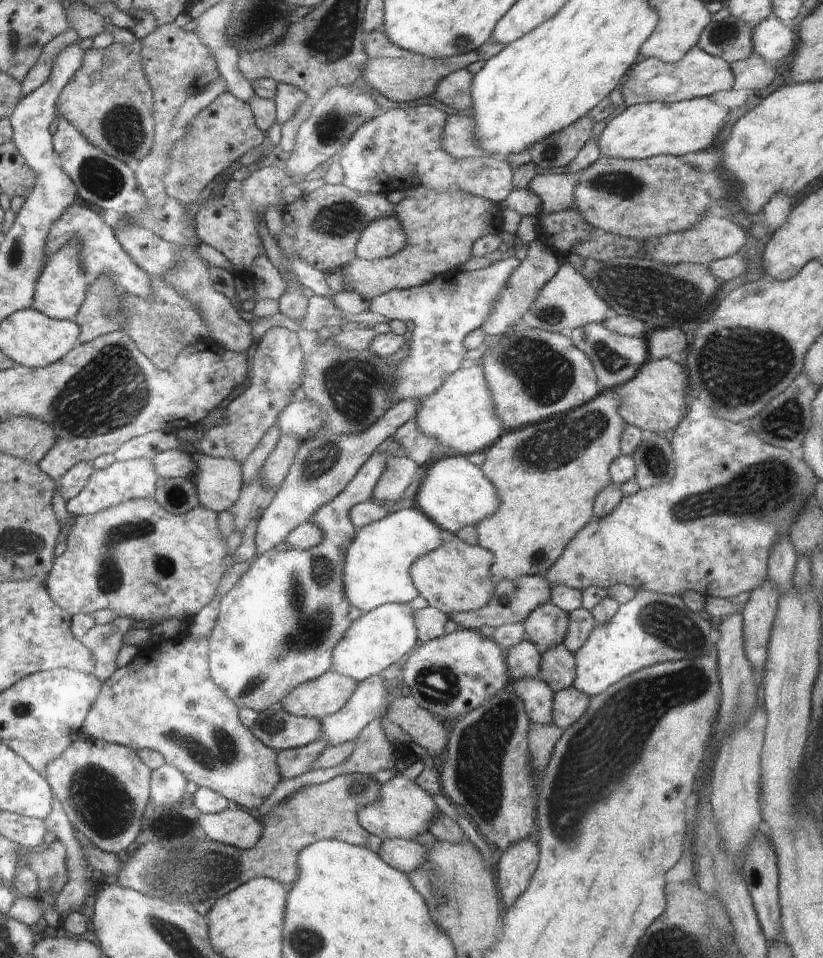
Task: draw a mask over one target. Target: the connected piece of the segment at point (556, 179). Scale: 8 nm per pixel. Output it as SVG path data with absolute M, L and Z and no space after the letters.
M556 172L556 174L537 174L529 184L529 191L536 194L542 202L543 208L538 217L537 238L542 230L540 220L544 214L564 212L574 204L574 194L571 187L573 179L569 178L568 172Z

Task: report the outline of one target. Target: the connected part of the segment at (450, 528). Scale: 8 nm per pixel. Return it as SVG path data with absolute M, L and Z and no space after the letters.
M452 453L425 467L426 476L418 488L413 503L447 535L456 535L464 526L476 524L478 520L482 520L484 516L492 514L498 508L496 488L482 474L482 470L468 460L467 456Z

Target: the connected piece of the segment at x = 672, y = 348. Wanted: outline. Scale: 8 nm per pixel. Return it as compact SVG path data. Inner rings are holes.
M676 326L651 330L646 338L648 354L652 360L662 360L671 354L680 354L688 350L690 336L684 336L684 332Z

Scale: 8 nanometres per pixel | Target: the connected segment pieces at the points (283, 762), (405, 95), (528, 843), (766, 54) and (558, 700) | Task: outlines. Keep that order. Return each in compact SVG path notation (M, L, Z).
M320 737L307 746L277 752L276 764L282 779L292 779L310 771L314 760L327 746L328 742Z
M490 36L490 40L484 46L480 46L480 50L462 53L451 58L427 58L417 53L408 53L408 56L402 56L402 58L372 58L366 62L363 74L368 87L376 89L390 102L414 102L414 100L432 96L436 92L436 84L448 74L466 69L470 64L478 61L487 62L488 58L499 54L505 46L506 44L496 42Z
M529 837L512 844L506 852L497 852L496 855L496 884L506 909L526 892L537 868L539 847L534 838Z
M774 14L766 16L752 28L752 53L764 58L766 63L776 64L796 52L797 33L782 24Z
M574 686L564 688L554 694L552 704L552 720L560 730L570 728L580 716L584 715L590 704L590 697L584 692L579 692Z

